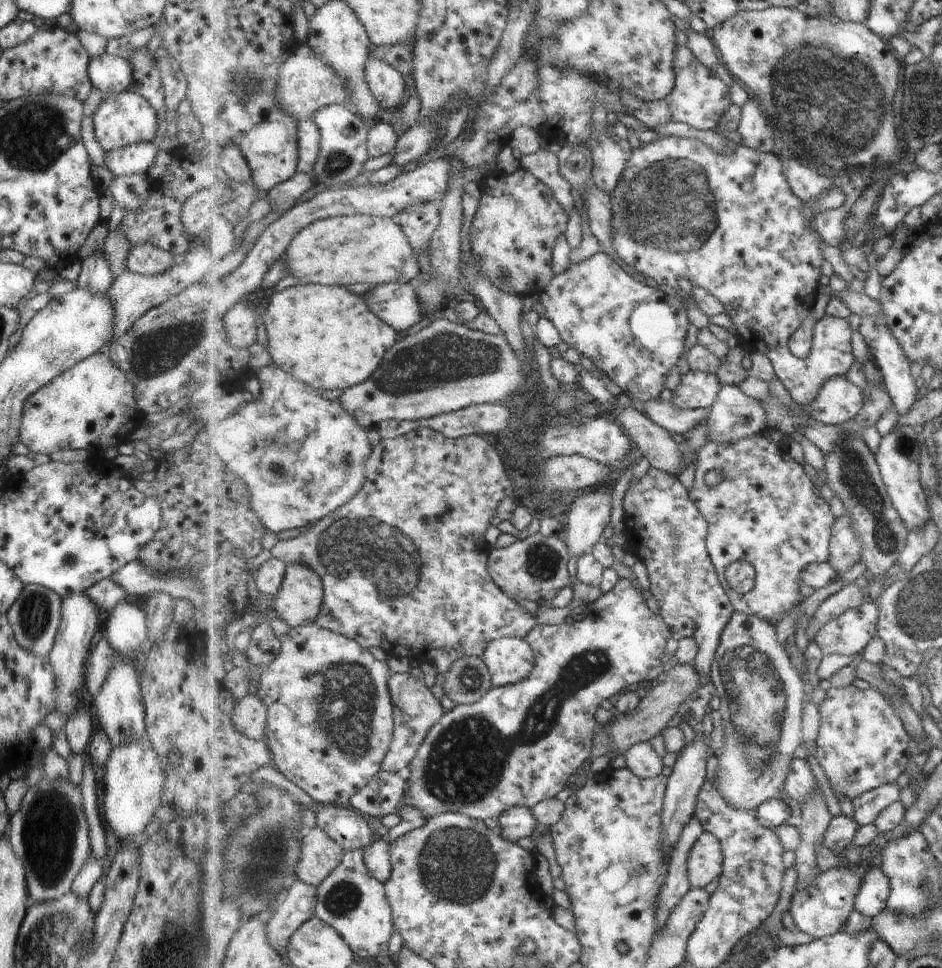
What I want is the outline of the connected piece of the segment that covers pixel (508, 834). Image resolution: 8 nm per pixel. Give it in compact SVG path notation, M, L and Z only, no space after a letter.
M513 807L499 815L498 833L512 843L526 843L533 832L539 830L539 822L529 807Z

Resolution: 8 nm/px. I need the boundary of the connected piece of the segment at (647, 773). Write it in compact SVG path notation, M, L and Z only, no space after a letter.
M649 741L633 745L624 754L627 768L639 778L654 779L663 774L663 760Z

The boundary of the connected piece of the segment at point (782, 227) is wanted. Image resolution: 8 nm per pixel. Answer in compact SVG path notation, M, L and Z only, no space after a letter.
M668 136L659 137L650 143L641 143L638 147L633 147L631 158L629 158L626 171L621 175L615 190L612 192L612 237L618 256L631 267L643 273L645 276L655 279L659 288L674 292L679 278L688 278L693 288L703 287L714 294L725 306L727 316L729 316L737 332L736 339L748 352L755 352L767 356L773 363L779 380L785 385L790 395L797 403L811 402L824 385L825 380L835 378L849 372L849 368L855 364L856 358L852 345L853 330L849 319L837 318L826 314L820 321L814 324L814 343L812 353L805 359L796 357L789 348L791 335L805 322L805 319L814 309L818 288L824 277L821 275L821 264L826 258L822 256L824 248L829 245L817 228L811 226L809 220L803 214L803 199L795 194L790 182L784 173L784 166L779 156L774 153L763 153L758 149L752 149L747 145L735 144L729 141L725 147L725 152L717 154L697 139L685 137Z

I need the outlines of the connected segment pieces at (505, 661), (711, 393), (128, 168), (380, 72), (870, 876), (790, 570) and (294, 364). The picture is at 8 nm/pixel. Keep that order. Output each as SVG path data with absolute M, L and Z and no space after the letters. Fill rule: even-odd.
M505 637L493 641L482 659L489 667L495 687L523 682L535 668L532 646L521 637Z
M685 368L682 371L680 383L676 389L673 390L674 395L669 399L676 407L680 409L711 409L719 398L719 393L722 389L722 383L719 378L713 373L706 373L703 371L696 371Z
M153 141L131 143L104 152L103 162L113 176L145 173L158 151Z
M370 57L366 64L366 81L382 104L384 112L397 110L405 98L405 78L388 61Z
M873 867L865 877L856 898L856 910L874 919L882 910L888 908L891 887L886 872Z
M763 434L740 440L733 445L720 445L709 441L698 452L697 461L690 495L707 519L709 534L706 545L718 571L720 583L727 591L727 596L736 611L757 615L760 619L777 625L783 612L787 612L789 608L797 609L799 602L803 600L799 594L801 586L804 585L801 580L803 569L810 564L827 563L830 559L832 530L836 521L830 501L817 495L815 482L803 466L797 460L793 460L787 442L783 441L777 446ZM711 470L721 470L723 480L710 488L703 476ZM737 561L747 561L756 568L755 588L747 594L735 592L728 584L727 567Z
M308 283L297 285L285 289L283 291L275 292L268 304L268 307L263 312L264 315L264 324L268 337L267 349L272 357L275 364L282 367L283 370L286 370L289 374L295 375L295 378L298 378L301 382L307 384L307 386L312 388L318 388L319 390L343 390L353 388L355 385L364 383L368 381L369 378L375 374L375 371L382 365L383 357L386 356L388 350L395 346L395 343L399 339L399 331L395 330L395 327L392 327L390 323L385 322L382 318L379 318L374 311L370 310L370 306L366 303L363 296L359 296L355 293L349 292L347 288L340 287L337 285L322 285L321 283Z

